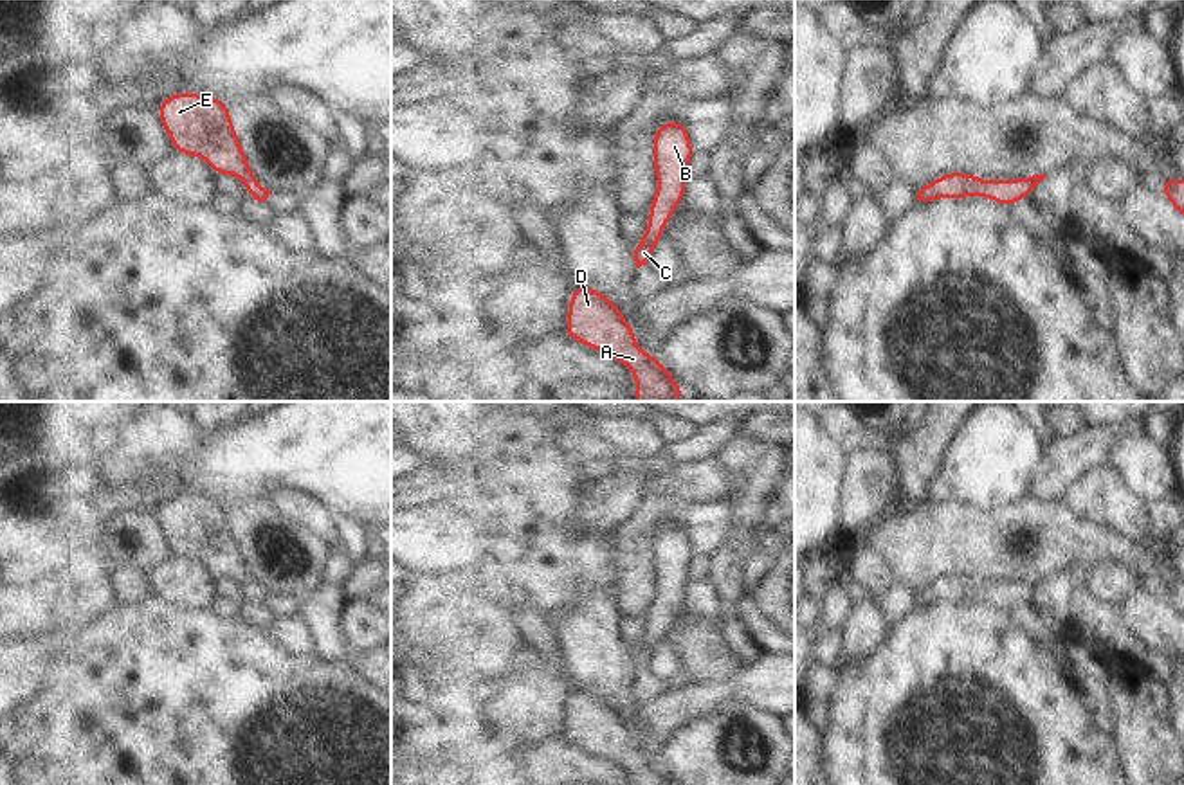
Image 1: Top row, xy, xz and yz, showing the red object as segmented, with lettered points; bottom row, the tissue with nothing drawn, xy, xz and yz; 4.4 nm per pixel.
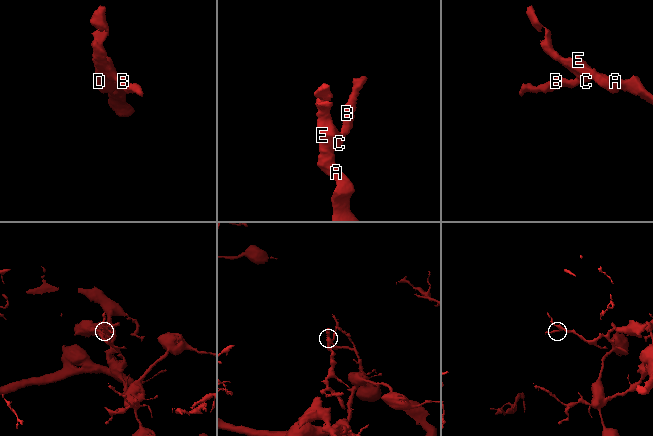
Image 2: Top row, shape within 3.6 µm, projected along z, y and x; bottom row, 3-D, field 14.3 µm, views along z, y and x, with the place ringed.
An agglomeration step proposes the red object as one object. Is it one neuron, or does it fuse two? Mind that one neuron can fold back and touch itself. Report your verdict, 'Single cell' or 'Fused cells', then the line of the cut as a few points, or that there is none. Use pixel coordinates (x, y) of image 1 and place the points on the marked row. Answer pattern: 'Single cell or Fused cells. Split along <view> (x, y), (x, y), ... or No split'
Single cell. No split

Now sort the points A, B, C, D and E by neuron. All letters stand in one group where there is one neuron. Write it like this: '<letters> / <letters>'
A B C D E

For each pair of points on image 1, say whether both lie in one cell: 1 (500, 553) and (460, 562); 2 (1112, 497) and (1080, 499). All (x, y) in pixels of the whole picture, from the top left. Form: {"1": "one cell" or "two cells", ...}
{"1": "one cell", "2": "one cell"}

